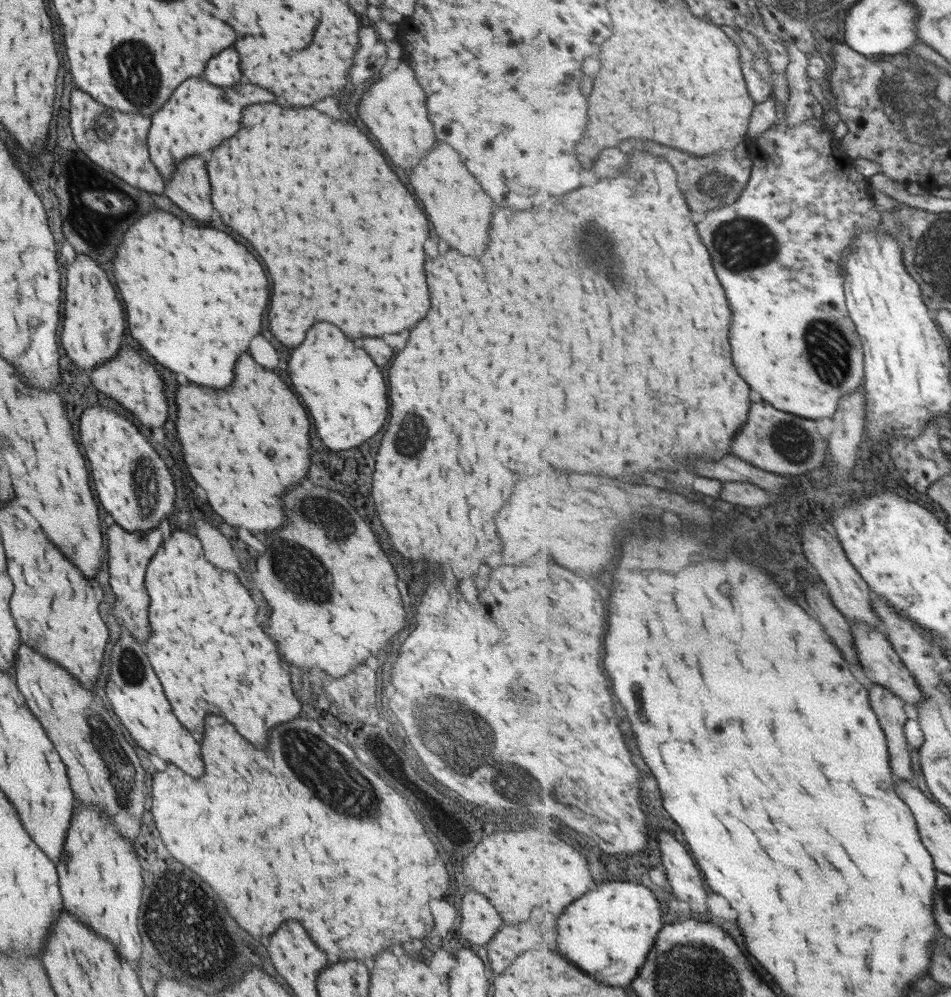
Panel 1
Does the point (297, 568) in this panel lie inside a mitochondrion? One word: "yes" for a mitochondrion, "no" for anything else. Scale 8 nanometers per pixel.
yes

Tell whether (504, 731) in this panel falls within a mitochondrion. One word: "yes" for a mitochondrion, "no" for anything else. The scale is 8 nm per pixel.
yes

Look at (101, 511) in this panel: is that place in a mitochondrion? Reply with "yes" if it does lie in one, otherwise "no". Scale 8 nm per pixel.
no

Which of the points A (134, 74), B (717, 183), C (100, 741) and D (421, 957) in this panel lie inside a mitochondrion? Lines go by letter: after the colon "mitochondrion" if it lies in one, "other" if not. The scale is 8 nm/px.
A: mitochondrion
B: mitochondrion
C: mitochondrion
D: other

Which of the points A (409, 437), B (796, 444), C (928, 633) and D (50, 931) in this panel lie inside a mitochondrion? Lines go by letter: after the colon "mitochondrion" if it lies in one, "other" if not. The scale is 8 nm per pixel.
A: mitochondrion
B: mitochondrion
C: other
D: other

